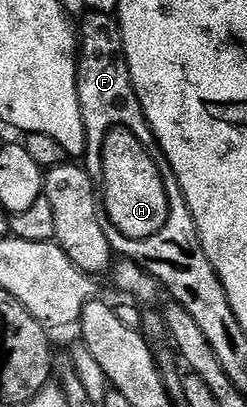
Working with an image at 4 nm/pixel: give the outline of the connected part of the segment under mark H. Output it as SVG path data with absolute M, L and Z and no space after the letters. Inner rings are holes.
M114 127L105 135L102 145L100 181L104 213L117 234L132 240L144 240L159 232L167 224L170 212L161 166L156 165L150 153L126 127Z

